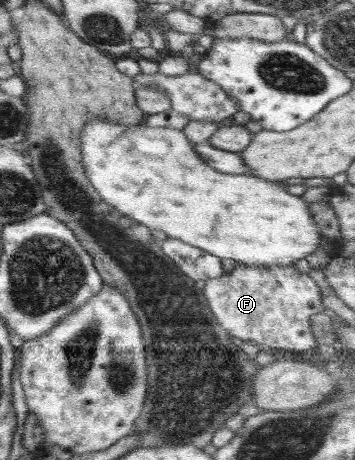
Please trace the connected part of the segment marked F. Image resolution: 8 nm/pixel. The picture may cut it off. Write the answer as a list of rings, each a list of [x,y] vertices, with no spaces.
[[[239,263],[228,274],[224,273],[218,278],[206,279],[200,286],[204,288],[204,296],[219,326],[229,335],[243,341],[254,342],[260,350],[266,351],[281,348],[301,353],[318,346],[316,337],[312,333],[310,318],[324,313],[322,294],[308,273],[300,272],[294,265],[257,267]]]

